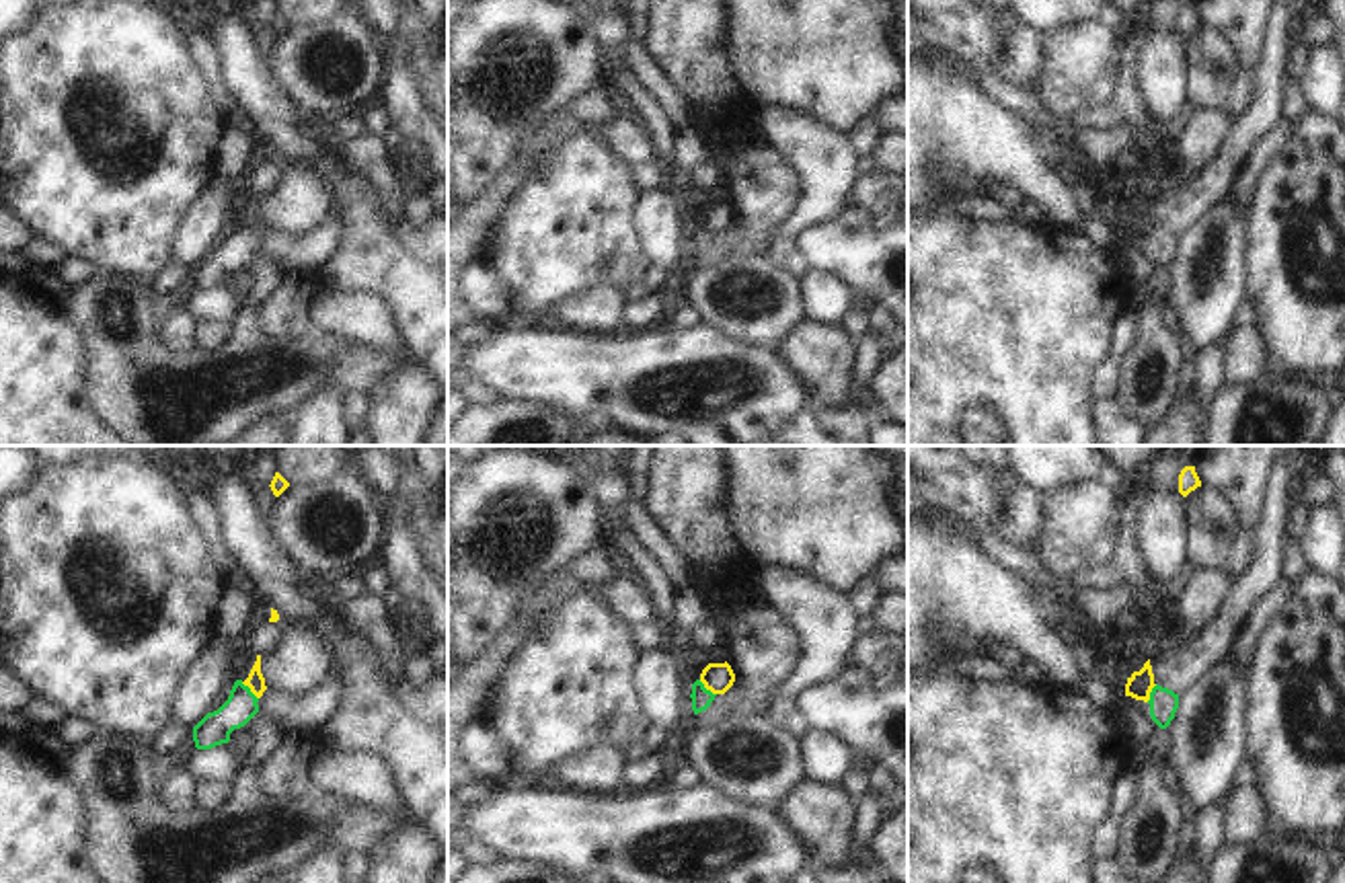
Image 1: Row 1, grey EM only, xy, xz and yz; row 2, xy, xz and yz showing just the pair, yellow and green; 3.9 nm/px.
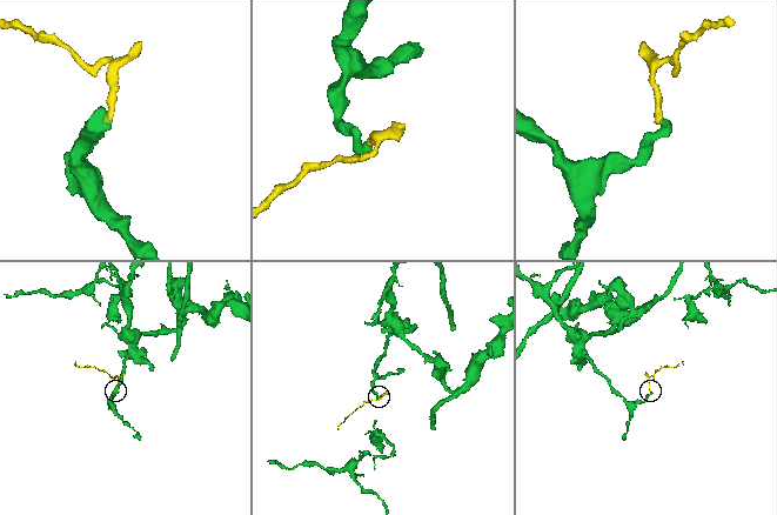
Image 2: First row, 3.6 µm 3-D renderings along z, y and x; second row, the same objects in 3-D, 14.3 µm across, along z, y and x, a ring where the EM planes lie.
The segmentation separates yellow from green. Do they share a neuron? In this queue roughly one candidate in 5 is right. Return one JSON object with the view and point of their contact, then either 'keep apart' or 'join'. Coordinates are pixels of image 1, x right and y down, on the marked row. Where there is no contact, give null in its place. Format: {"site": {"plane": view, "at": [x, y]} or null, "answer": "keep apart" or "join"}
{"site": {"plane": "xy", "at": [251, 690]}, "answer": "keep apart"}

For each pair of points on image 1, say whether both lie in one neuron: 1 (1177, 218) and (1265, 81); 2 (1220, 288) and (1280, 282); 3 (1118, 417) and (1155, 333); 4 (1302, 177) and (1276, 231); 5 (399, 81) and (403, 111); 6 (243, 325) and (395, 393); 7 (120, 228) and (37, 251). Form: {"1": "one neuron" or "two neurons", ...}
{"1": "one neuron", "2": "two neurons", "3": "two neurons", "4": "one neuron", "5": "one neuron", "6": "two neurons", "7": "two neurons"}

